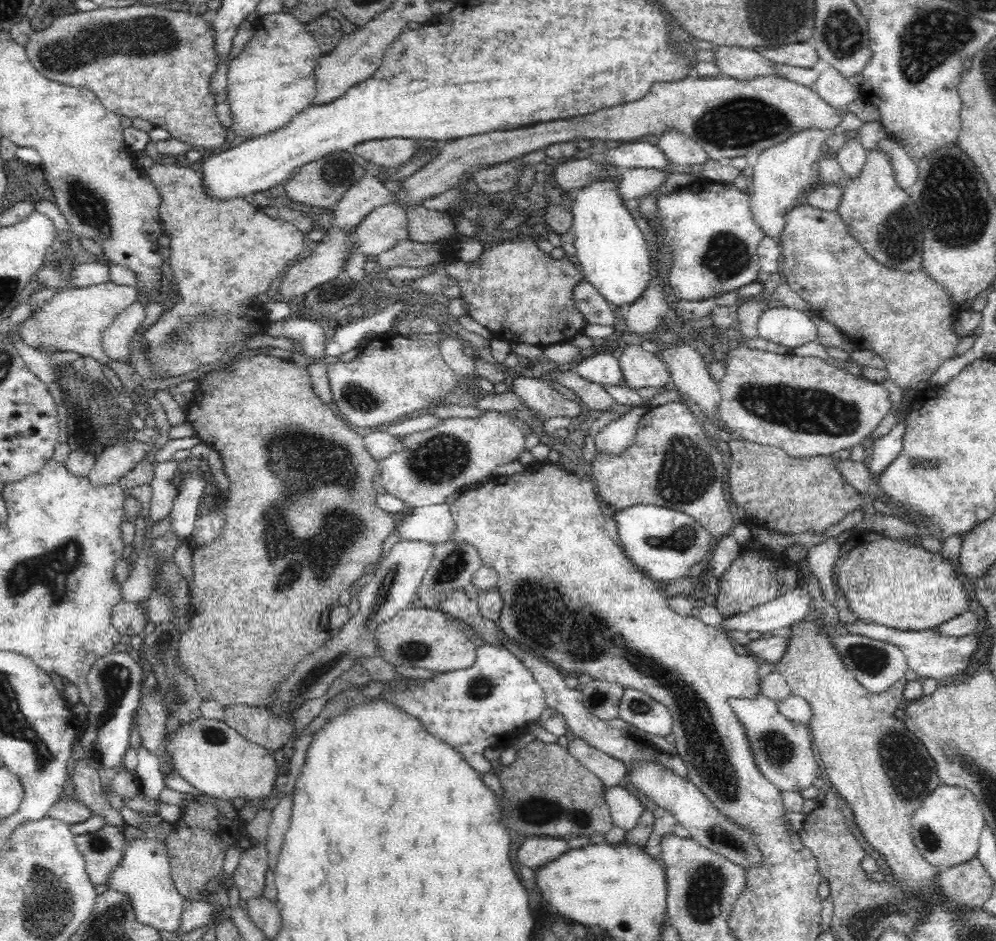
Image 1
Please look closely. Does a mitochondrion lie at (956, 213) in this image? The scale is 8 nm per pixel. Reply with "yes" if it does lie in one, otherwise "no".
yes

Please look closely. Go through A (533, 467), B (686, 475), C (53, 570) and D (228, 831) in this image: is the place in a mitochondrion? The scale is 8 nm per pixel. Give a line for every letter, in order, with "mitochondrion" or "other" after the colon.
A: other
B: mitochondrion
C: mitochondrion
D: other

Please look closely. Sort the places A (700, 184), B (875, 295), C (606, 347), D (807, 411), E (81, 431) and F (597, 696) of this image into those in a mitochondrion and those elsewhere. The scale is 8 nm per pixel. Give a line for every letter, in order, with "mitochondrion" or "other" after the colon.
A: other
B: other
C: other
D: mitochondrion
E: other
F: mitochondrion

